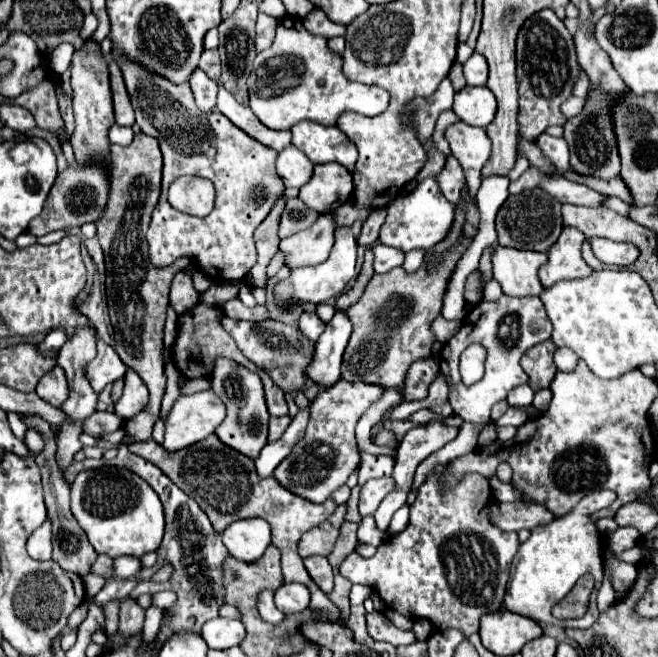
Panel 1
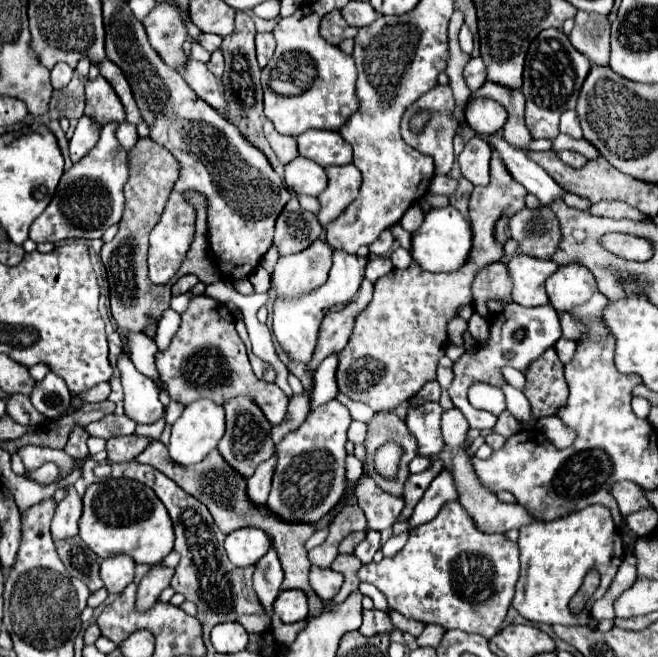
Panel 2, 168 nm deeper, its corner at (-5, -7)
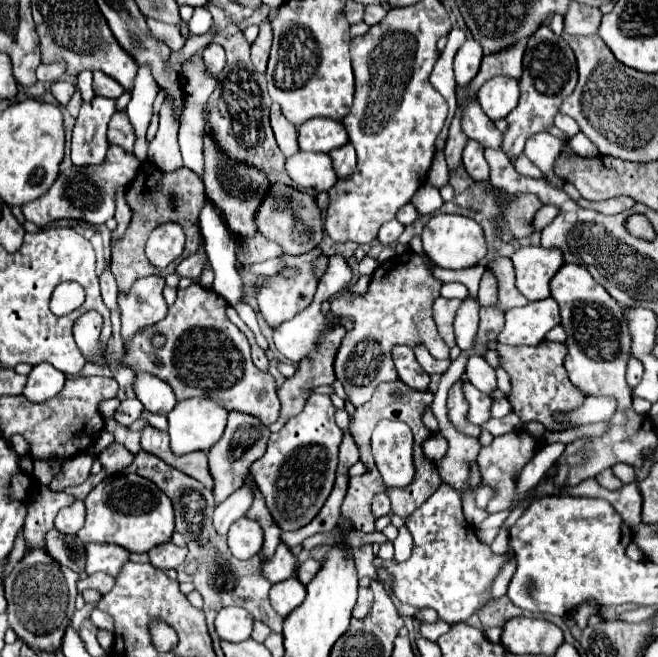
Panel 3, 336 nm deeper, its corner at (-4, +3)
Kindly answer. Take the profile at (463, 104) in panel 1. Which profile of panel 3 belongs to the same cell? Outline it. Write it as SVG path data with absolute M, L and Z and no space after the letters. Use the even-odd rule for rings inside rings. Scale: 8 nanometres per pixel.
M492 78L478 90L478 104L490 120L506 118L518 104L520 90L514 78Z

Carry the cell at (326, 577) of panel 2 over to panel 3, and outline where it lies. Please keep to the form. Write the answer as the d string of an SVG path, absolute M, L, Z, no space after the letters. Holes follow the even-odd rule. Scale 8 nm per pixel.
M308 558L308 560L306 560L304 564L300 564L300 568L298 568L298 580L300 580L302 584L308 584L308 582L320 572L320 568L322 568L322 562Z

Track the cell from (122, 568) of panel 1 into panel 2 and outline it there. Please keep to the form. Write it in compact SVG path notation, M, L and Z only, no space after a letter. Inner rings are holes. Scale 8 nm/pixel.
M109 556L101 560L101 580L109 594L119 594L123 588L133 582L135 562L129 556Z

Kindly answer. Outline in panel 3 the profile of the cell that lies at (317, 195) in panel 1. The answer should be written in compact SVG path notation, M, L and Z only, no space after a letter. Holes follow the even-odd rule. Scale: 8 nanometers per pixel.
M348 142L346 146L330 152L330 158L332 158L332 164L334 164L334 170L336 170L336 176L342 180L342 178L348 178L352 172L354 172L354 166L356 166L356 152L352 148L352 144Z

